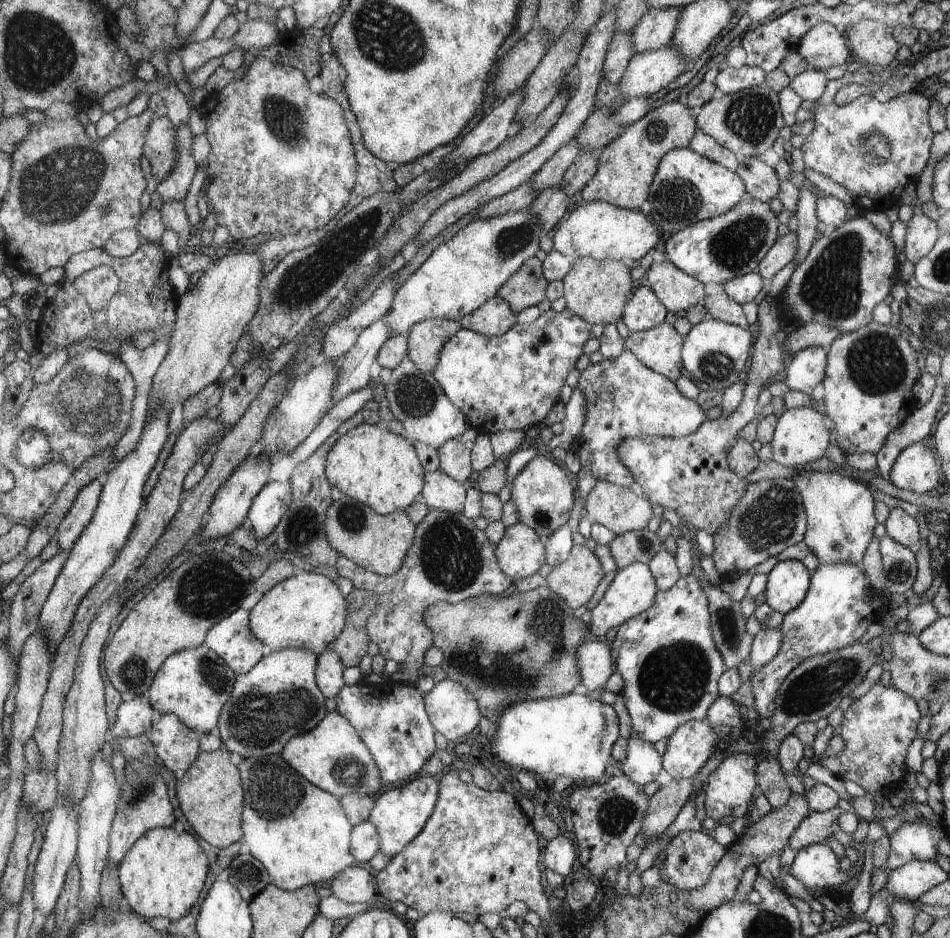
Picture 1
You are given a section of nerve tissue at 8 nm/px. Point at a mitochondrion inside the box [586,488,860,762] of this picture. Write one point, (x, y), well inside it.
(673, 679)

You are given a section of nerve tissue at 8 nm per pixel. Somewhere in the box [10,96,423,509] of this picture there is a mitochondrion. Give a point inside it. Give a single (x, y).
(56, 189)

